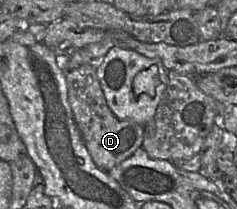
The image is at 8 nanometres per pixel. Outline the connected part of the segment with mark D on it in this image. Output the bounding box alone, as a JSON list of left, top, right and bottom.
[65,64,144,171]

